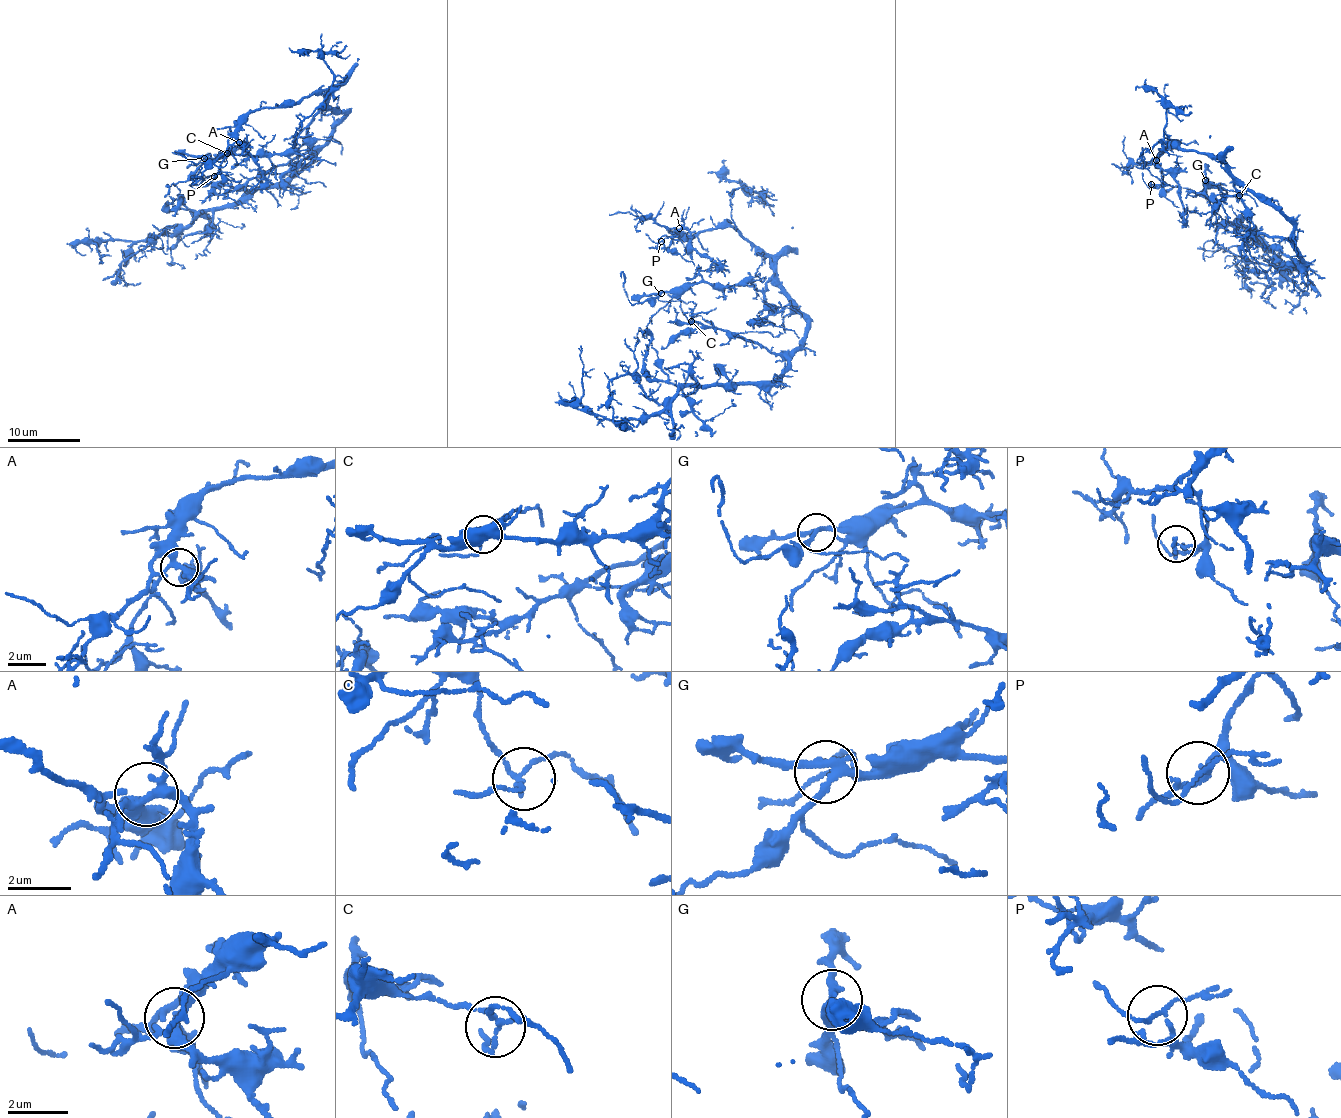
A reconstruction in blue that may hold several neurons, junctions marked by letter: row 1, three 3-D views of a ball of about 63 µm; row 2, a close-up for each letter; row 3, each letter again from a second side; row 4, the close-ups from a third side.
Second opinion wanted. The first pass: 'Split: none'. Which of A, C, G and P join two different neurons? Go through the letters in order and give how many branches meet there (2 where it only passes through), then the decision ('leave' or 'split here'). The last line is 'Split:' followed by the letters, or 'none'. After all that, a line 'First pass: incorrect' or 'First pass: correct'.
A: branches 4; leave
C: branches 3; leave
G: branches 3; leave
P: branches 3; leave
Split: none
First pass: correct

